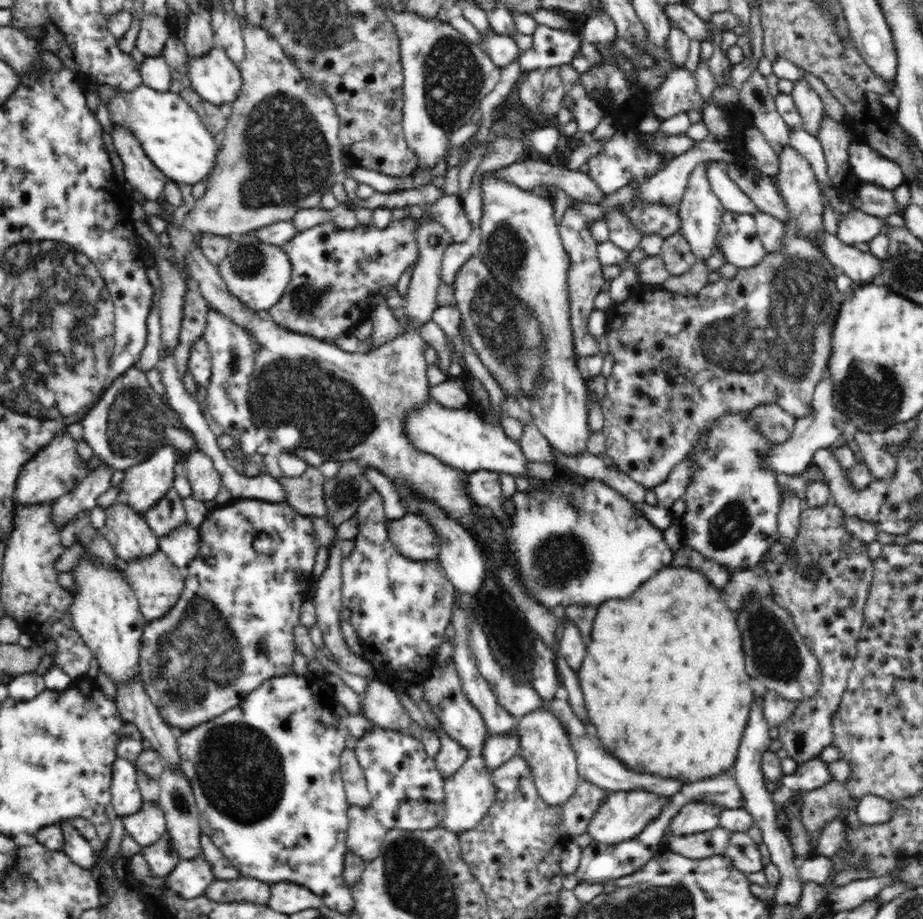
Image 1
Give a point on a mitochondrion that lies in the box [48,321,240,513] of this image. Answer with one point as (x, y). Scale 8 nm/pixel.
(132, 427)

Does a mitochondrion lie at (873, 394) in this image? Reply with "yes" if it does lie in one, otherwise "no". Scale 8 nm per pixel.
yes

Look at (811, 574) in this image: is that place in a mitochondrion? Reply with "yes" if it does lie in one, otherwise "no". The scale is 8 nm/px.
yes

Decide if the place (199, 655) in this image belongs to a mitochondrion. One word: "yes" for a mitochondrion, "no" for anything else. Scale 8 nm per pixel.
yes

